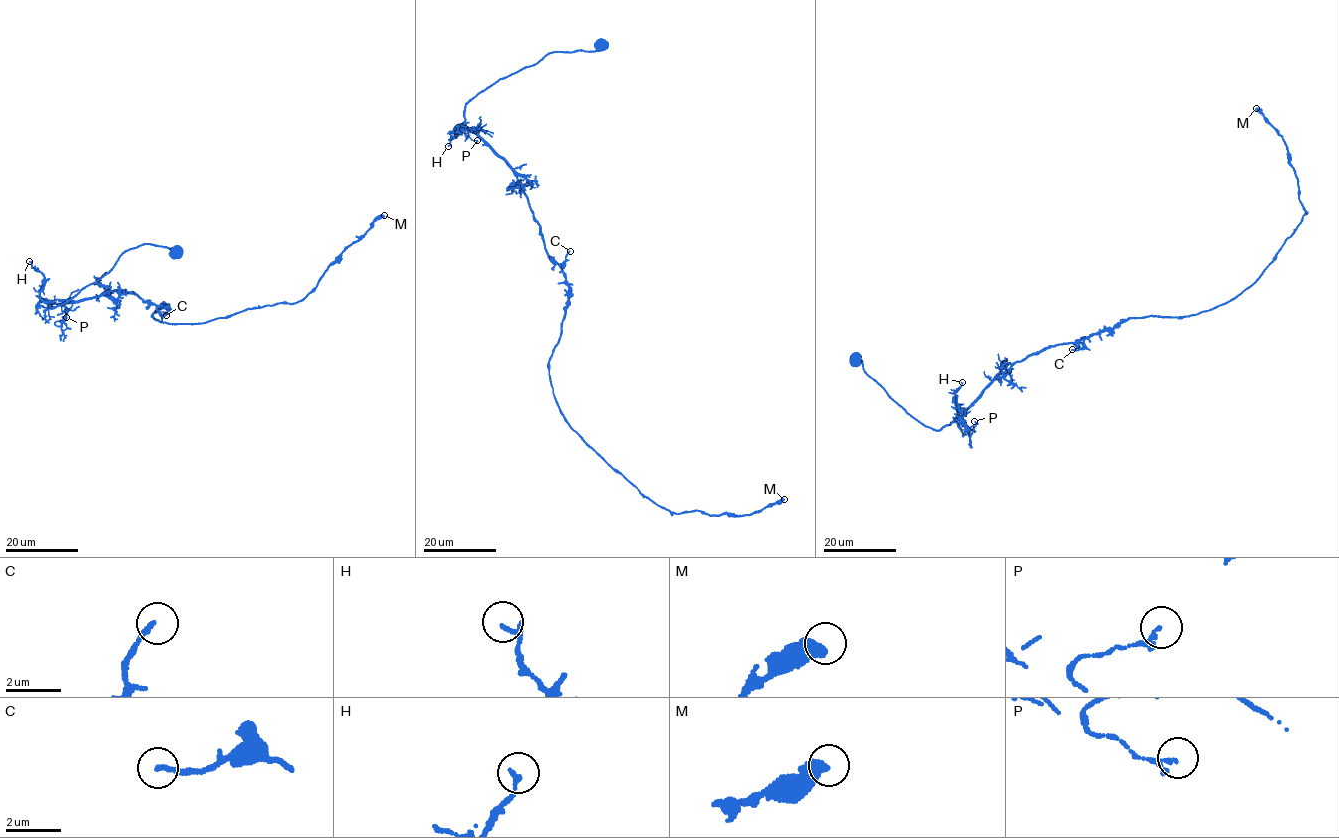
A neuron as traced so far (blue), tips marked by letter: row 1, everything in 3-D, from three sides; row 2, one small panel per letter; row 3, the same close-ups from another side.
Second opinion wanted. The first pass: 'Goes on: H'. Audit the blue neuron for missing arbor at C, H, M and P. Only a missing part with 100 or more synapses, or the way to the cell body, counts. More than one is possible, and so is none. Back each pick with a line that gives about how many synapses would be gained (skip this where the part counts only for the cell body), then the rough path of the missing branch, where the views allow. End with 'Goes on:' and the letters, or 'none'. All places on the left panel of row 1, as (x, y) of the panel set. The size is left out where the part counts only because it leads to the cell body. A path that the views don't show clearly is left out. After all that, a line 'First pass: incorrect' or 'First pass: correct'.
Goes on: none
First pass: incorrect

